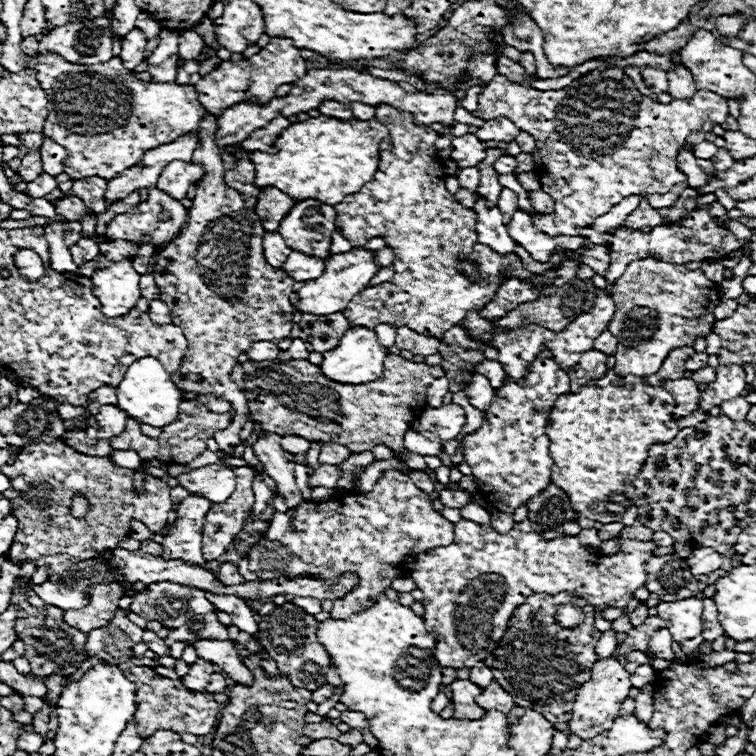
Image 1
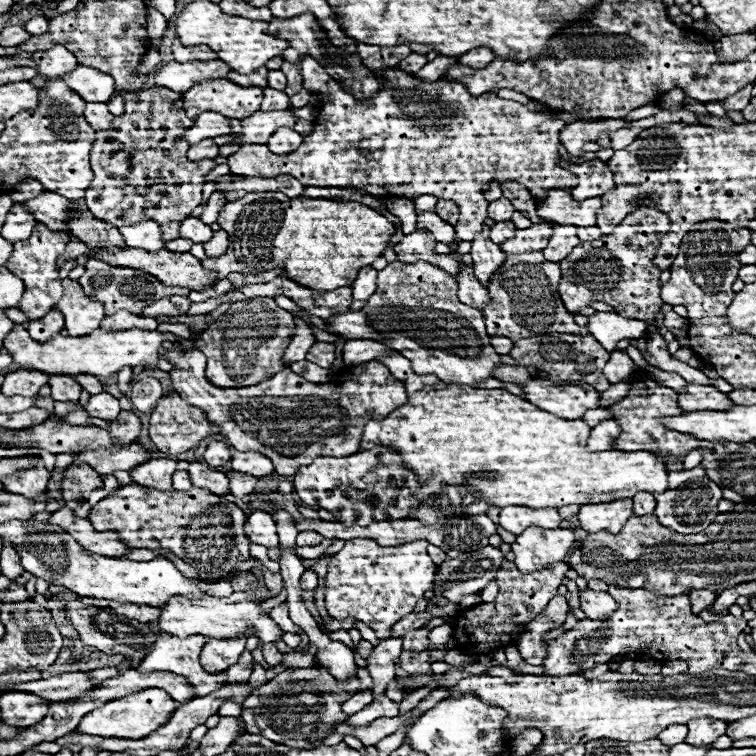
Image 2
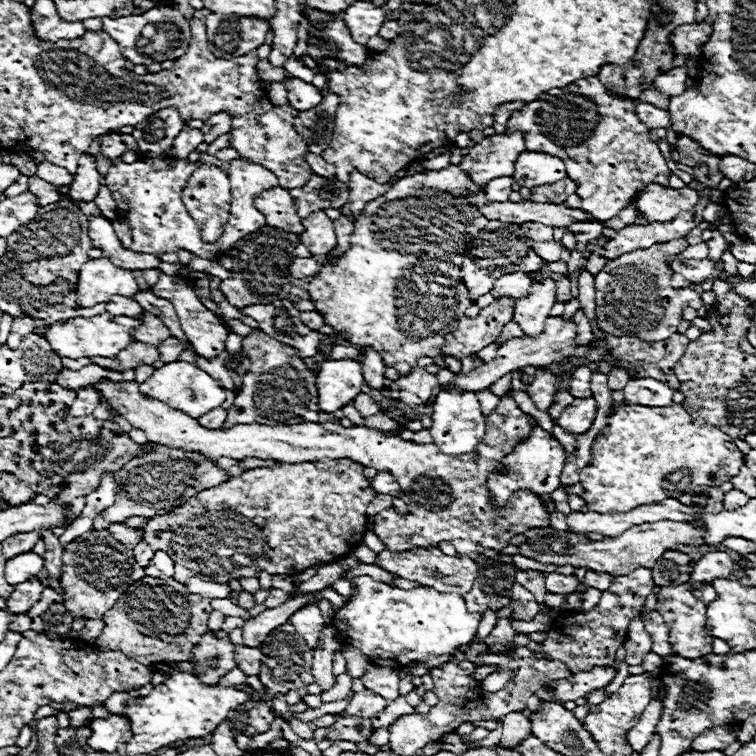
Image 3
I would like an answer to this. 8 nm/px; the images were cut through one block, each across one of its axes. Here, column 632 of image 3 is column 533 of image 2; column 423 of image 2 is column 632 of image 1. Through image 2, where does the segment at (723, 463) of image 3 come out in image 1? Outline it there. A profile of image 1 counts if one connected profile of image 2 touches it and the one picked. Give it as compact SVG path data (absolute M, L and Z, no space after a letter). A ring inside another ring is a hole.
M608 370L602 378L590 380L576 394L562 394L558 402L550 410L550 418L546 424L546 434L550 438L550 456L554 456L552 466L552 484L562 488L572 504L572 510L606 522L622 522L628 508L634 504L634 474L642 468L646 460L648 448L656 442L670 442L682 428L696 426L706 420L706 410L698 410L690 416L674 416L676 402L670 392L664 388L648 388L642 378L634 376L618 376L614 370Z

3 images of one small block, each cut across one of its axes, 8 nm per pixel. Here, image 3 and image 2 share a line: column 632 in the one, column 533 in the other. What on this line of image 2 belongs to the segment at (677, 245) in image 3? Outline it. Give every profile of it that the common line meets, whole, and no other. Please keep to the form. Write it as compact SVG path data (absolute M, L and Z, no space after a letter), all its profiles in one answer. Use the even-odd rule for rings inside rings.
M540 252L508 254L500 270L492 274L492 282L486 288L490 296L486 308L494 310L490 314L484 314L488 334L506 336L514 342L516 338L532 338L532 334L552 334L552 332L586 336L588 330L578 326L574 322L574 316L568 314L566 306L560 302L558 282L560 282L560 266L544 260ZM496 312L508 312L508 314L496 314Z

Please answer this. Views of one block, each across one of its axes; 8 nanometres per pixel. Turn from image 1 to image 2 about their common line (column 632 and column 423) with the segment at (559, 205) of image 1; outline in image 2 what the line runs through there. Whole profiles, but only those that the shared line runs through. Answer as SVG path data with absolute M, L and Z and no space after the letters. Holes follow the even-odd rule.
M306 56L302 60L302 66L300 66L300 74L302 74L302 80L304 80L304 88L308 92L320 92L324 96L330 96L328 102L324 102L316 116L316 122L314 122L314 130L312 134L304 136L304 142L300 144L300 148L292 154L286 154L286 156L276 156L272 154L266 146L242 146L236 154L228 156L228 166L232 170L232 174L238 174L238 176L254 176L254 178L274 178L274 176L282 176L282 174L290 174L294 178L298 178L304 186L322 186L322 188L328 188L328 186L334 186L334 188L360 188L360 190L368 190L368 188L384 188L384 186L412 186L414 188L414 196L422 196L422 194L430 194L430 196L436 196L436 198L444 198L444 200L454 200L458 206L460 206L460 223L457 223L455 228L456 237L459 241L471 242L472 238L482 230L484 226L484 220L488 218L488 212L486 212L486 200L482 196L482 186L486 182L508 182L508 180L514 180L514 182L522 182L528 186L530 194L536 198L536 200L542 200L546 196L548 190L554 190L554 188L560 188L560 190L572 190L578 182L578 178L574 174L570 174L568 170L560 168L556 164L558 160L558 146L560 146L560 130L564 128L564 122L560 118L554 118L550 112L538 112L538 102L530 102L530 104L520 104L520 102L514 102L514 100L504 100L504 98L498 98L494 96L494 92L488 92L488 94L482 94L480 98L474 98L468 94L468 90L462 86L462 84L450 84L450 82L418 82L412 74L408 72L402 72L402 70L386 70L386 74L382 76L380 80L380 90L376 94L376 98L368 100L368 102L358 102L350 92L346 92L342 88L342 84L338 84L336 80L330 78L330 74L324 70L324 66L320 66L312 56Z

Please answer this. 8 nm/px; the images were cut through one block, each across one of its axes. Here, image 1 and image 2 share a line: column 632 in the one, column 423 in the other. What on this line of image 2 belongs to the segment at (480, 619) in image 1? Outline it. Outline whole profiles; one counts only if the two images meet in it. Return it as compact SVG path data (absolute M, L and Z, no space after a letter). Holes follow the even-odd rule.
M370 538L348 540L346 546L338 554L330 556L330 560L328 560L328 574L326 574L326 608L328 608L328 614L336 620L356 618L356 620L368 624L380 640L390 638L392 626L414 610L416 602L420 598L424 598L426 590L434 588L436 564L426 554L426 546L428 546L428 542L424 542L424 540L414 540L414 542L398 544L398 546L378 546Z

